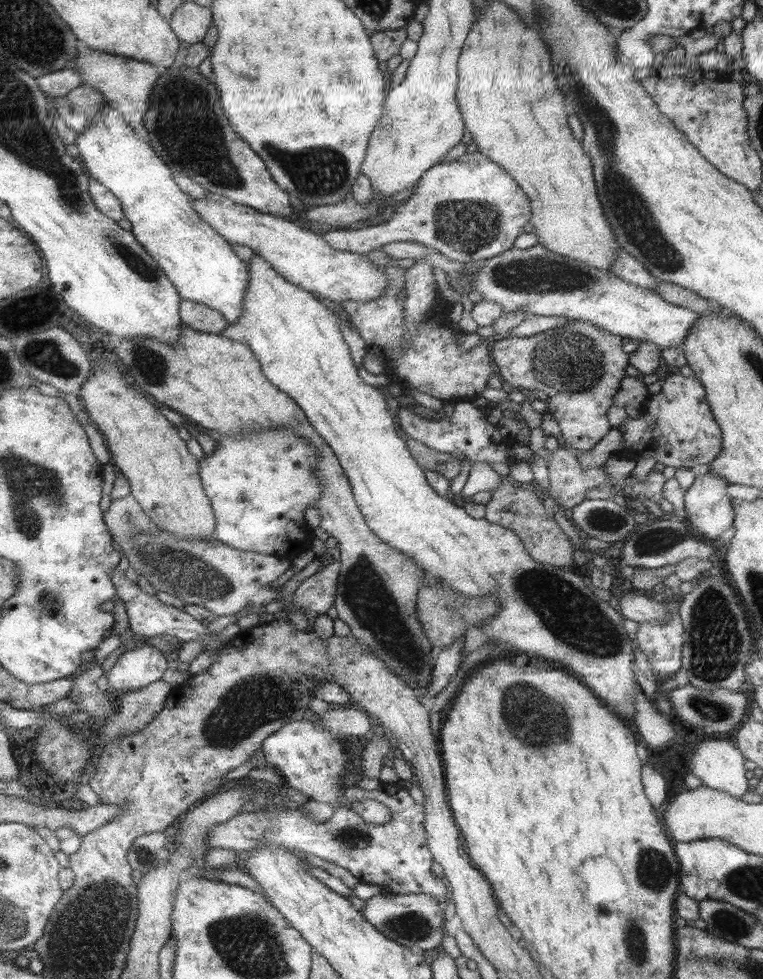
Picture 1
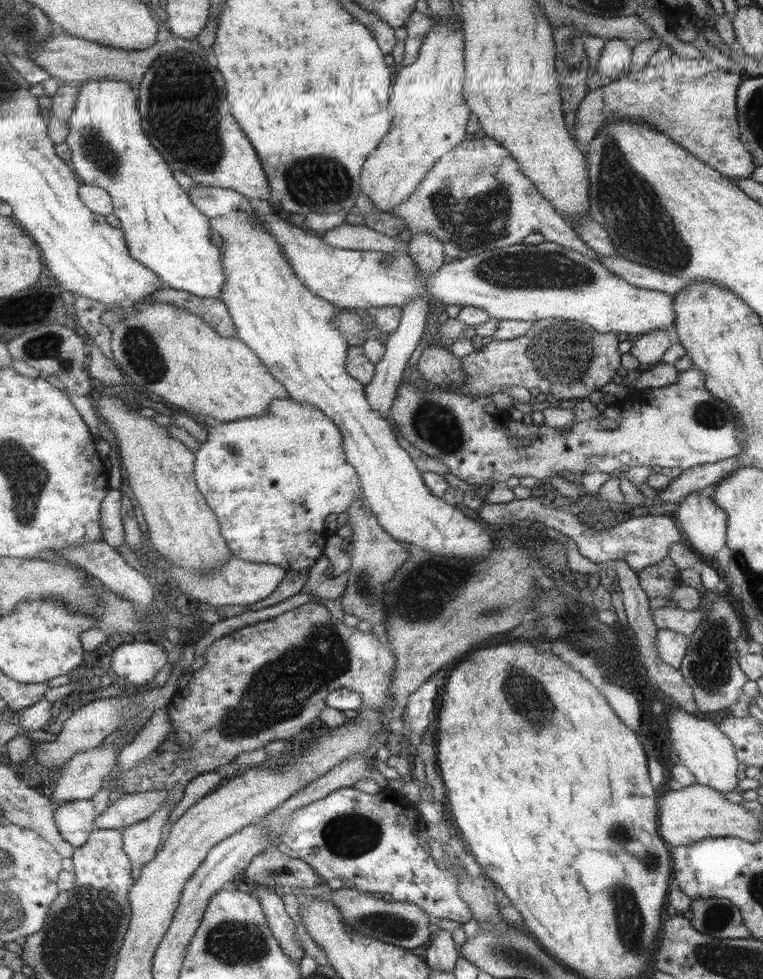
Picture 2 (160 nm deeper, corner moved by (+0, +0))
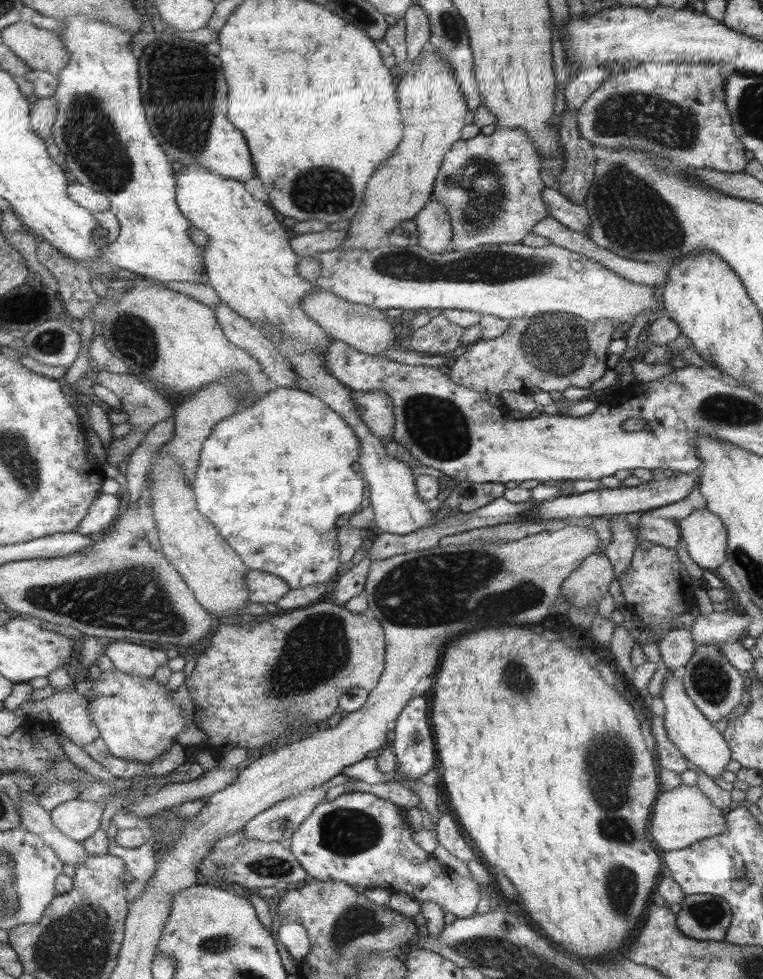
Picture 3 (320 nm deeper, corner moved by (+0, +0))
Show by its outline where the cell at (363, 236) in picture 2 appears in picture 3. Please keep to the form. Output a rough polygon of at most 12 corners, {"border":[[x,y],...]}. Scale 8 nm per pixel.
{"border":[[325,228],[294,237],[299,257],[339,248],[345,231]]}

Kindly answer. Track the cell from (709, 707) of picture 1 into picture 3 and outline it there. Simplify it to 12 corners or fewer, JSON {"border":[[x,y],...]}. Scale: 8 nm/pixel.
{"border":[[621,515],[610,520],[602,553],[617,578],[629,564],[637,538]]}

